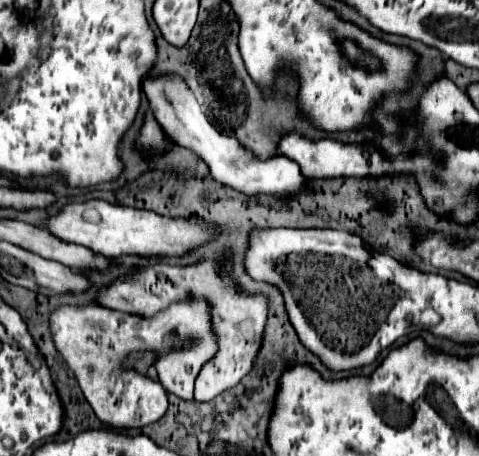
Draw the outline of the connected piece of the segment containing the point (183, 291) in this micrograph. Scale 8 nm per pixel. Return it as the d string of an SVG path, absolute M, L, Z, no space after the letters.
M206 260L198 266L168 266L168 264L146 266L118 278L108 288L98 290L98 294L104 306L132 314L132 316L152 316L168 308L172 302L182 302L190 298L198 298L208 304L214 334L218 340L218 350L214 358L210 358L202 366L196 378L194 398L198 402L212 400L226 388L232 388L250 372L256 352L260 348L260 338L266 326L266 314L268 314L268 298L264 298L262 294L242 294L240 286L234 280L230 280L228 272L216 266L214 260Z

